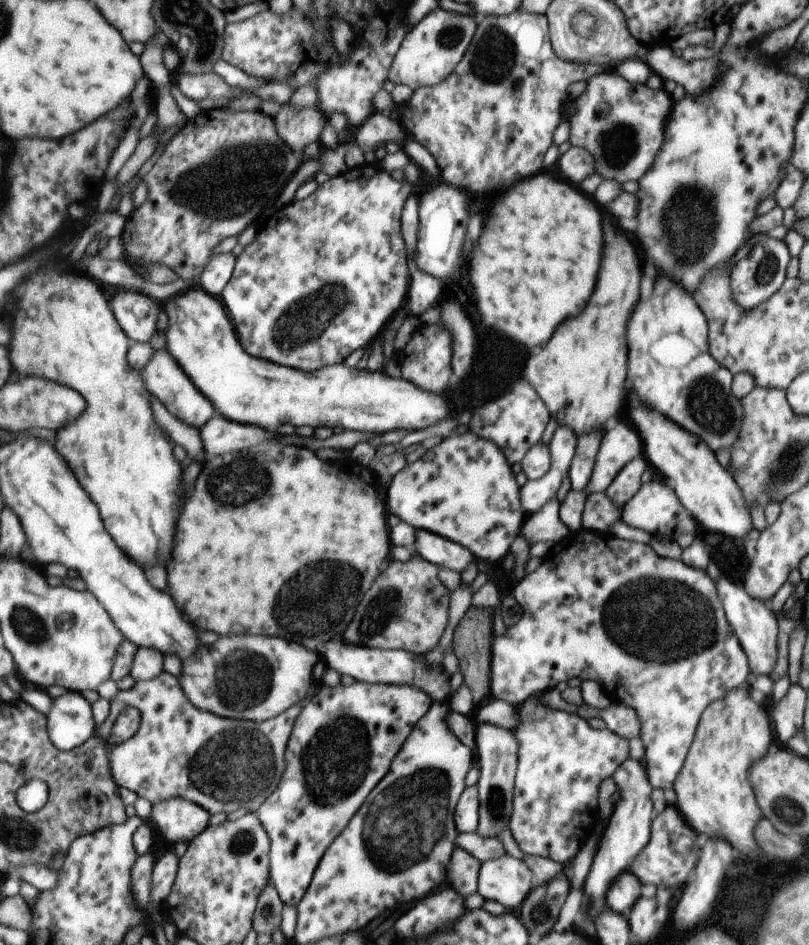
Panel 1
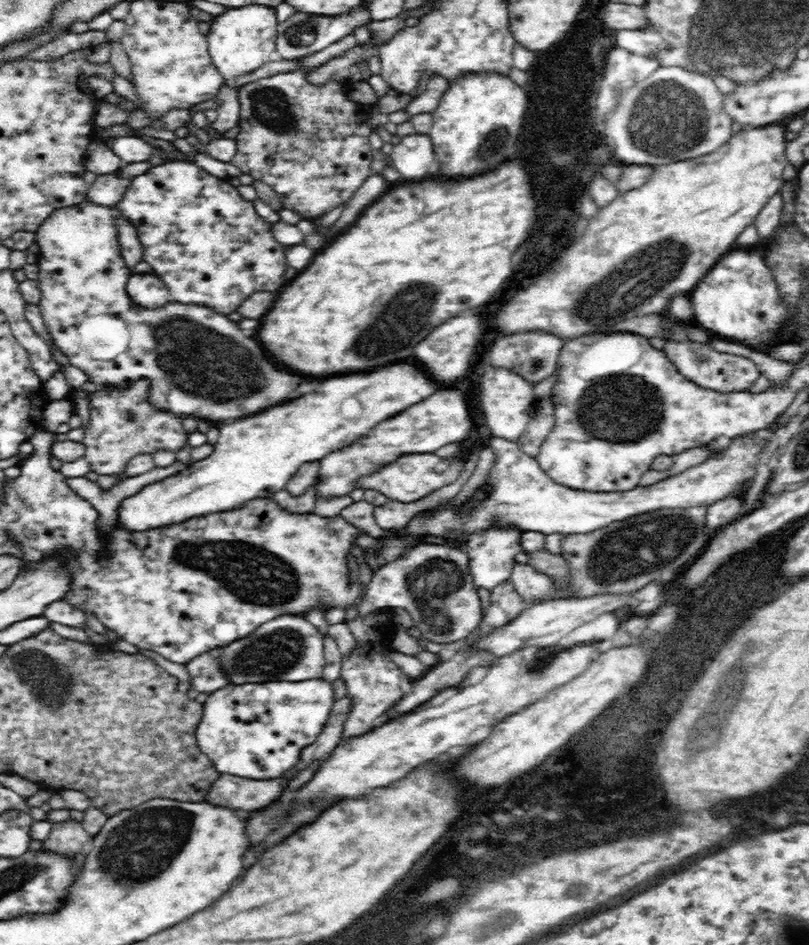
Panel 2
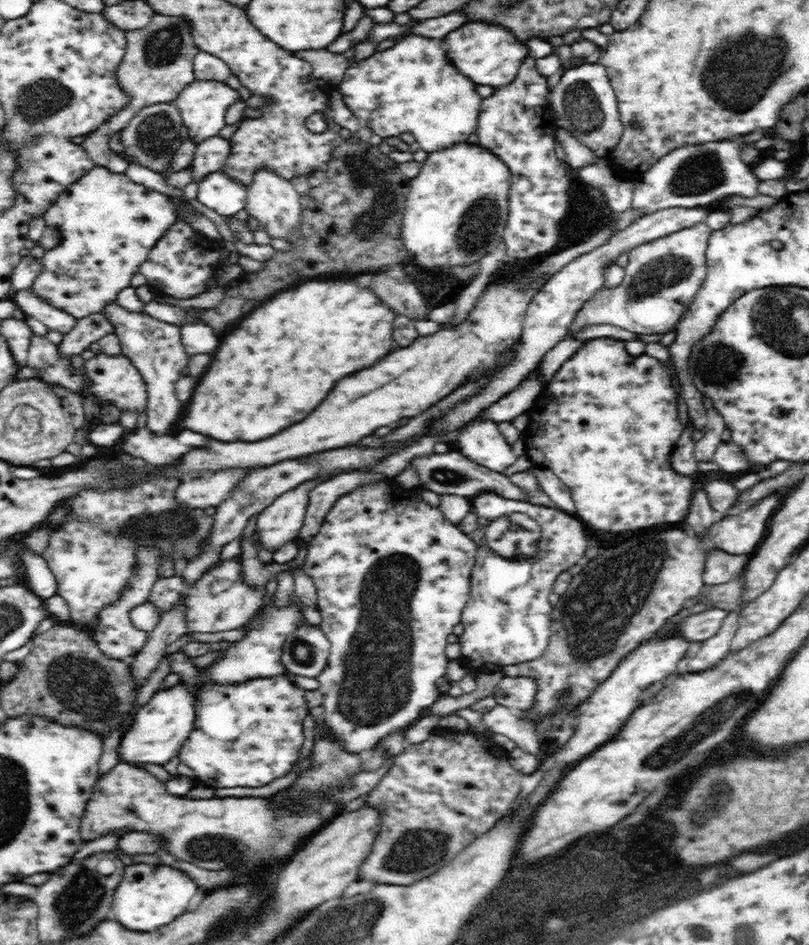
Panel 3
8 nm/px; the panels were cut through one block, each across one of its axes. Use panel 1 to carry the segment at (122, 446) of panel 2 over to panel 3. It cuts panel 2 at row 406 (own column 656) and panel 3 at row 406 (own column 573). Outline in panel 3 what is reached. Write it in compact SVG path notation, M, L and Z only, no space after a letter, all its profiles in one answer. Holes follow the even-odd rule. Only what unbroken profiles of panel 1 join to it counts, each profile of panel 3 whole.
M33 333L26 365L35 370L35 376L38 379L50 385L65 386L80 395L82 395L82 389L89 388L90 396L94 396L101 406L112 404L117 406L121 412L138 411L138 413L147 408L147 387L143 376L132 361L122 353L114 356L100 353L84 360L82 368L73 368L68 358L62 358L59 355L58 347L50 339Z

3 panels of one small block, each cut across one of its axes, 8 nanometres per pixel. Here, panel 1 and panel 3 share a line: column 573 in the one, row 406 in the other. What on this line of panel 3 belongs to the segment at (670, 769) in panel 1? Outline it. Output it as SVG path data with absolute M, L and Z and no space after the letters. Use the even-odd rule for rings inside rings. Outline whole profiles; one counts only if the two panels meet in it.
M594 338L590 341L585 341L582 348L562 364L562 368L554 374L551 382L544 390L536 397L534 404L528 410L530 422L522 432L522 439L525 443L525 453L534 464L542 464L538 468L548 468L552 470L562 484L566 484L572 492L572 498L576 502L576 510L581 520L588 524L592 524L597 530L606 530L606 532L636 532L638 528L648 528L652 524L656 526L666 526L670 522L684 522L685 516L688 514L690 499L695 490L695 476L678 474L672 468L671 456L675 449L675 444L678 442L680 435L683 432L680 416L678 415L679 396L672 387L666 365L661 364L660 359L648 356L644 352L638 356L632 356L626 351L624 341L612 338Z

